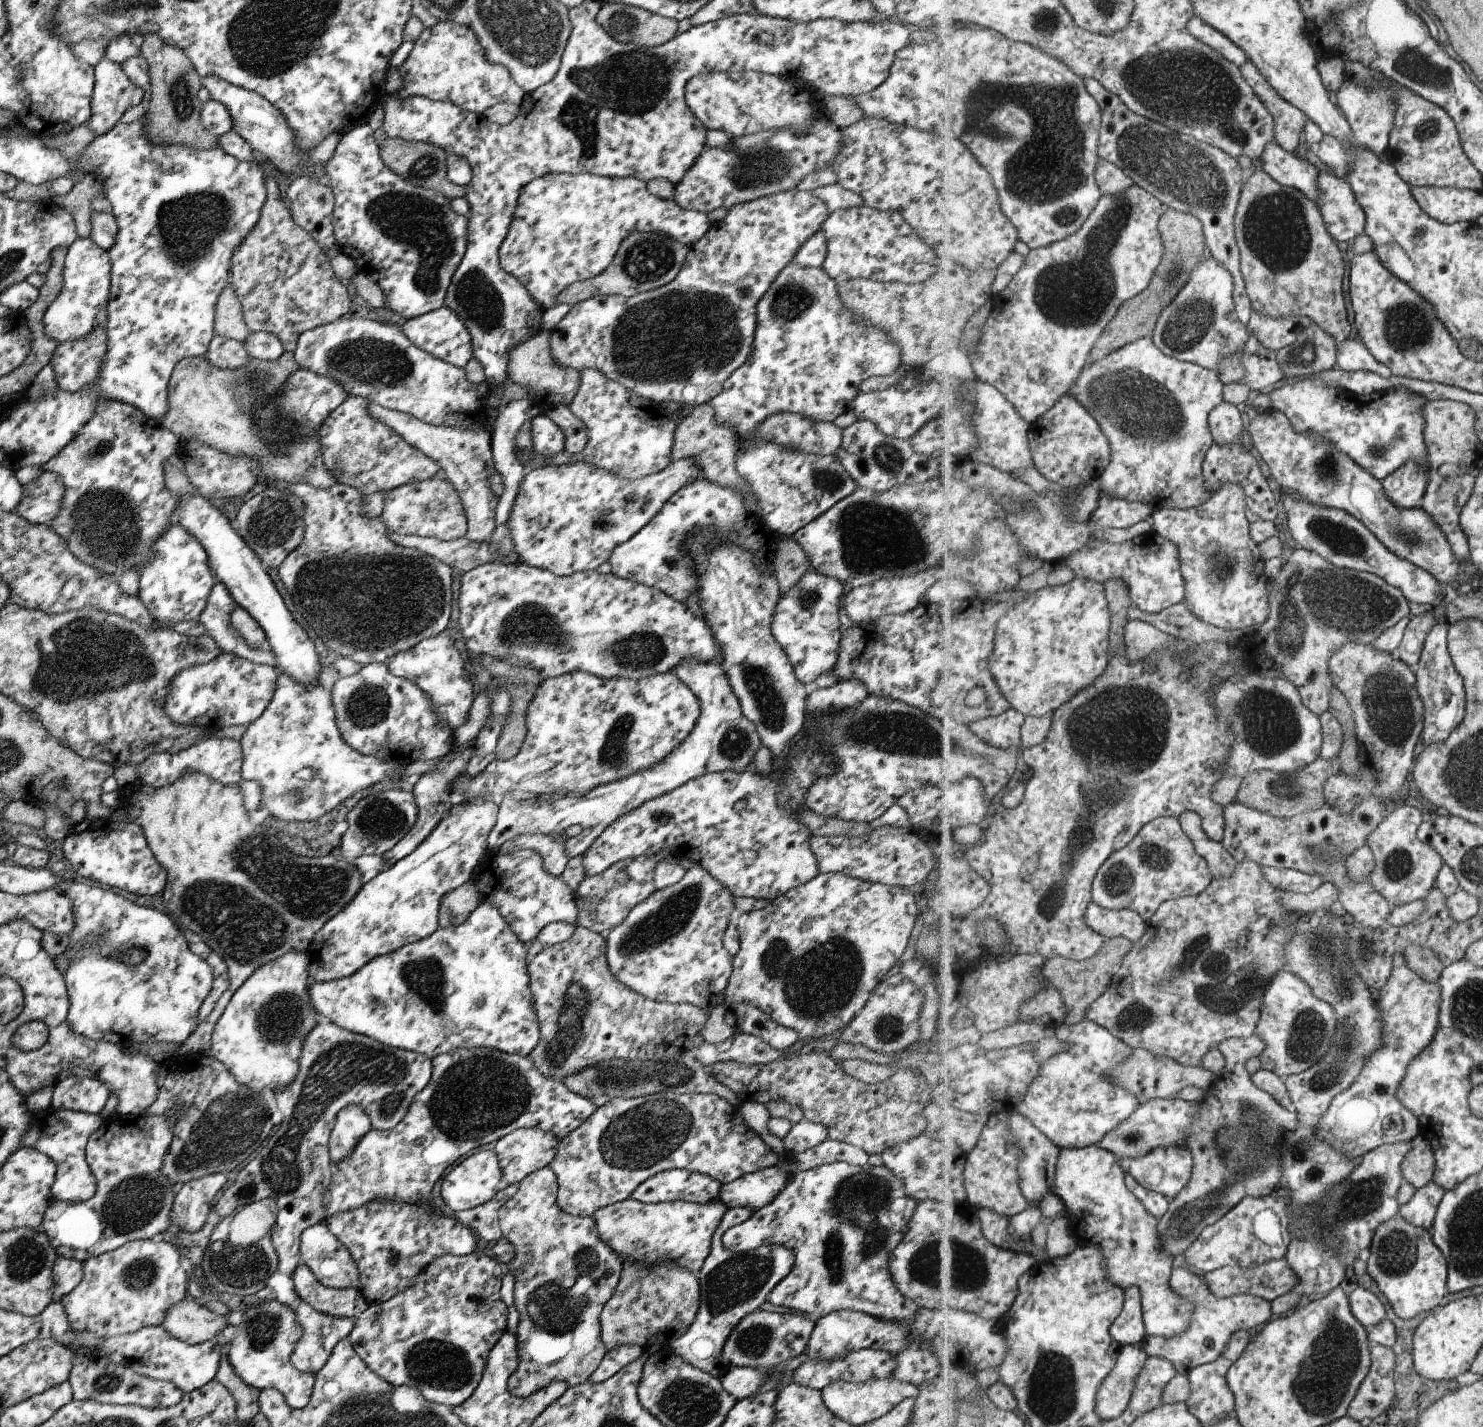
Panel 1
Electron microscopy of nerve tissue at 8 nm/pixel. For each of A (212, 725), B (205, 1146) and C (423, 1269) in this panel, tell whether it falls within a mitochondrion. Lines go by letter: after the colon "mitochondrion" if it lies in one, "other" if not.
A: other
B: mitochondrion
C: other

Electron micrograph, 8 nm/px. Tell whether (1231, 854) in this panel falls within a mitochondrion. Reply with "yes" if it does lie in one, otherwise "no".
no

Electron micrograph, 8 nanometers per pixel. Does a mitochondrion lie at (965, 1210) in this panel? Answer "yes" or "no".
no

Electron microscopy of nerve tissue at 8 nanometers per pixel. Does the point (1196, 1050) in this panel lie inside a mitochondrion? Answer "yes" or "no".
no

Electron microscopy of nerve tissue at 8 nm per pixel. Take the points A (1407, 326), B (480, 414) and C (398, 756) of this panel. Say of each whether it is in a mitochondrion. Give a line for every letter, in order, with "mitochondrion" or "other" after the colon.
A: mitochondrion
B: other
C: other

